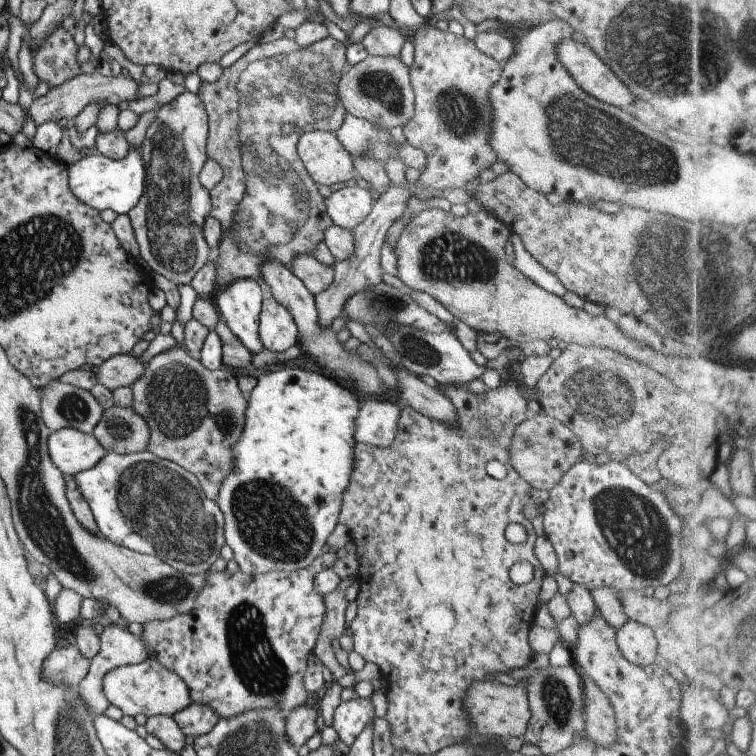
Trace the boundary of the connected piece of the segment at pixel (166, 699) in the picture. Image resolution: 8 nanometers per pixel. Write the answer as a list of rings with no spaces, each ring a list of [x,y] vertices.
[[[147,659],[135,665],[121,665],[104,674],[102,678],[104,697],[121,710],[123,715],[144,714],[173,716],[191,703],[188,688],[183,679],[164,668],[159,662]]]

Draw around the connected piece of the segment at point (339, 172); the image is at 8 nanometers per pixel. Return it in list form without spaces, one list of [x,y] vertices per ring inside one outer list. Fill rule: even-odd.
[[[304,131],[298,136],[296,153],[316,185],[341,184],[356,177],[353,158],[331,131]]]

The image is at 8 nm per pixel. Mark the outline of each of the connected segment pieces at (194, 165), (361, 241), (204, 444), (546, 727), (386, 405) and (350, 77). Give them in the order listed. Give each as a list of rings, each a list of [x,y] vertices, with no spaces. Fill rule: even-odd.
[[[185,90],[171,102],[158,108],[155,119],[148,124],[139,148],[145,170],[145,190],[135,206],[127,212],[138,244],[139,263],[148,271],[171,280],[175,285],[190,283],[195,272],[213,254],[202,235],[202,226],[211,208],[210,194],[198,181],[199,171],[207,160],[207,137],[208,124],[204,106],[195,93]]]
[[[389,187],[381,196],[373,201],[370,213],[355,228],[352,228],[354,238],[353,254],[344,261],[334,262],[331,284],[320,293],[314,295],[315,306],[320,327],[332,326],[332,320],[340,316],[343,305],[359,291],[378,285],[382,282],[382,269],[379,267],[379,250],[383,244],[387,228],[406,210],[407,200],[413,196],[411,187]]]
[[[177,344],[157,353],[147,364],[129,353],[121,353],[108,358],[93,371],[96,382],[103,384],[110,391],[119,387],[129,387],[132,390],[131,408],[147,423],[150,430],[145,450],[190,472],[198,480],[207,500],[213,502],[219,485],[232,470],[234,458],[231,449],[242,434],[244,412],[247,408],[248,400],[240,391],[236,377],[233,377],[233,370],[223,364],[218,369],[208,369],[199,359],[191,358],[181,344]]]
[[[547,665],[538,668],[528,678],[526,695],[530,710],[523,742],[531,742],[543,755],[555,755],[583,737],[582,680],[572,665],[563,668]]]
[[[368,396],[361,400],[354,424],[354,439],[377,448],[385,448],[394,438],[400,410],[396,403],[377,401]]]
[[[369,56],[346,67],[343,74],[340,74],[339,86],[337,87],[337,97],[345,112],[365,121],[371,121],[376,129],[383,129],[385,133],[392,126],[402,126],[410,119],[414,113],[414,94],[410,85],[408,68],[399,57]]]

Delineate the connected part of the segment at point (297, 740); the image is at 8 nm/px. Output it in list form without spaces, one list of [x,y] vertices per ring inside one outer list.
[[[306,703],[288,712],[284,720],[284,733],[295,748],[305,744],[315,734],[317,716],[317,711]]]

